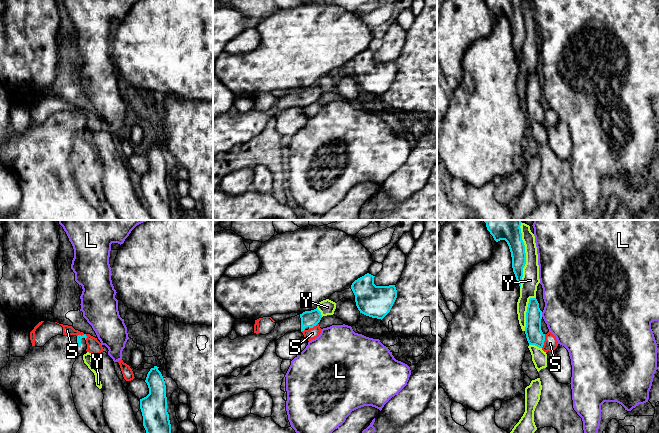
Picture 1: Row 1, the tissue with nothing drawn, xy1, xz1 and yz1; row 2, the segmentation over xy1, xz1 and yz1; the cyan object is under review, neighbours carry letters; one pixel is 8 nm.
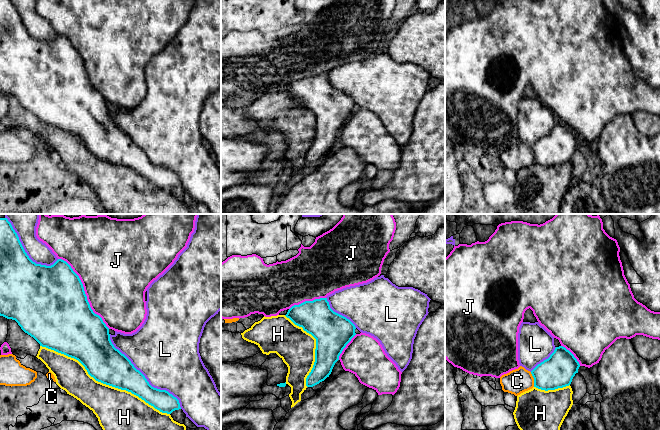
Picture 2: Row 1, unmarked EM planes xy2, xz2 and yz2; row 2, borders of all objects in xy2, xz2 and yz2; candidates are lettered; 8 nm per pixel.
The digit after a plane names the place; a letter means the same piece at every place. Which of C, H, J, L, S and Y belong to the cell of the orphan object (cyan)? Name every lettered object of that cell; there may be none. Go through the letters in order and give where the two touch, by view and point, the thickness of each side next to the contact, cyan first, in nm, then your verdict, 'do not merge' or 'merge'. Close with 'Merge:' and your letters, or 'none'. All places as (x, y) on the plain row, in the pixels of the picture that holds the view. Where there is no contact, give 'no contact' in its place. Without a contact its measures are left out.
C: contact yz2 (534, 155); calibres 260 and 200 nm; do not merge
H: contact xy2 (104, 159); calibres 300 and 340 nm; do not merge
J: contact xy2 (84, 68); calibres 500 and 480 nm; do not merge
L: contact xy2 (144, 153); calibres 280 and 480 nm; do not merge
S: contact yz1 (544, 116); calibres 140 and 110 nm; do not merge
Y: contact yz1 (525, 32); calibres 160 and 140 nm; do not merge
Merge: none

